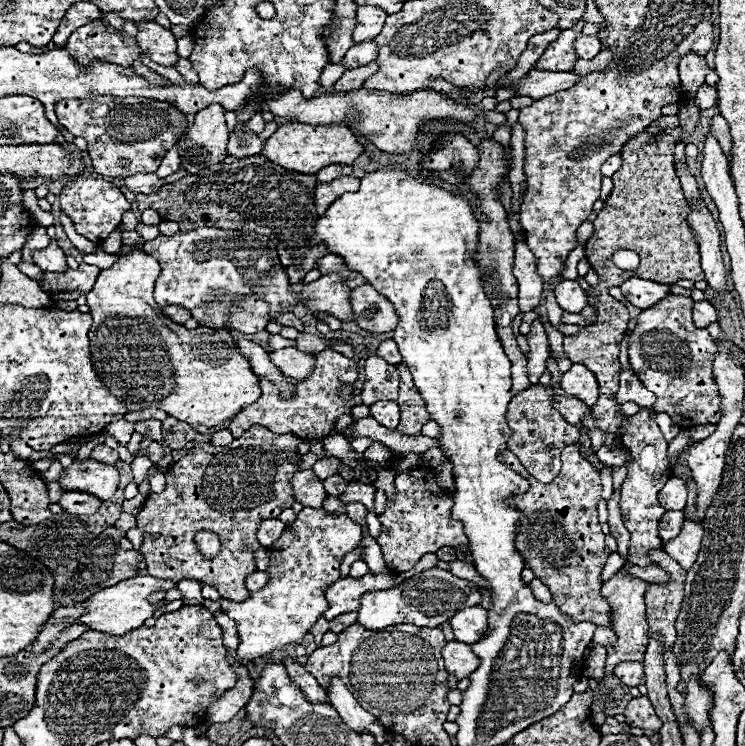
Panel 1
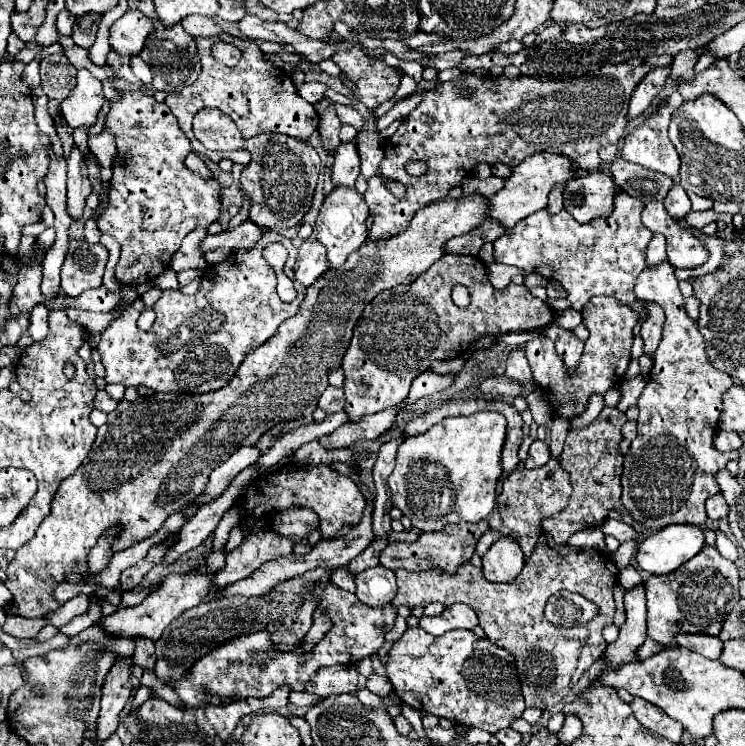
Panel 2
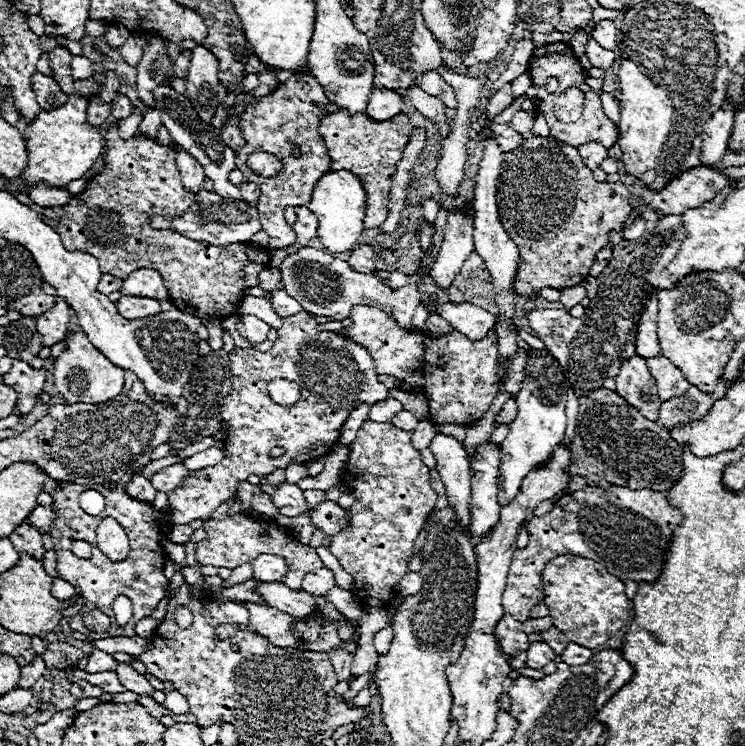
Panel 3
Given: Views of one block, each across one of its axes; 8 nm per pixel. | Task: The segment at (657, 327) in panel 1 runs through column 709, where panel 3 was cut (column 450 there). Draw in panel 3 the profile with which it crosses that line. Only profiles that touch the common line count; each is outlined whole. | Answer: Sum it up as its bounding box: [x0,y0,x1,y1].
[338,306,526,426]

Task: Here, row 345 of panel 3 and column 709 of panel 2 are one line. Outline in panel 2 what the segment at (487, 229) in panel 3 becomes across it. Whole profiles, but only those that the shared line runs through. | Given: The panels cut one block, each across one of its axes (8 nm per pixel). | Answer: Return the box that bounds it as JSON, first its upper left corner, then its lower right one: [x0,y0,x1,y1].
[706,492,728,520]

